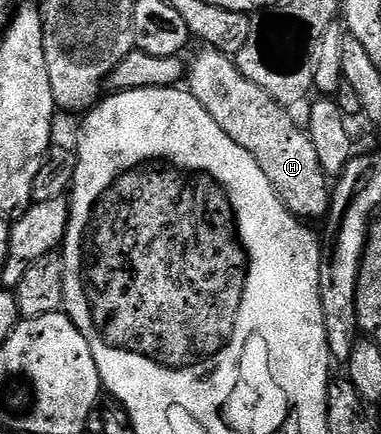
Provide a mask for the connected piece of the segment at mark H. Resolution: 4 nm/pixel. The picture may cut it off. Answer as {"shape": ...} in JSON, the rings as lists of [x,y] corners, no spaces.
{"shape":[[[207,47],[193,59],[186,69],[186,88],[188,92],[206,107],[210,119],[242,147],[262,167],[262,175],[270,179],[278,199],[295,217],[327,218],[330,204],[330,178],[318,163],[318,151],[303,128],[296,126],[289,110],[278,104],[258,83],[250,83],[246,75],[237,67],[229,54]]]}

